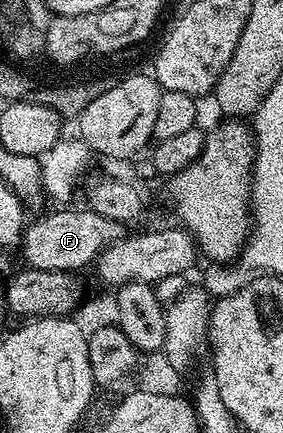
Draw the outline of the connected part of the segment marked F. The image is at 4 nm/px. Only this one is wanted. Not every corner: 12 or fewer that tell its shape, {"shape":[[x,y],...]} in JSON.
{"shape":[[91,208],[28,223],[19,253],[31,269],[81,272],[123,237]]}

